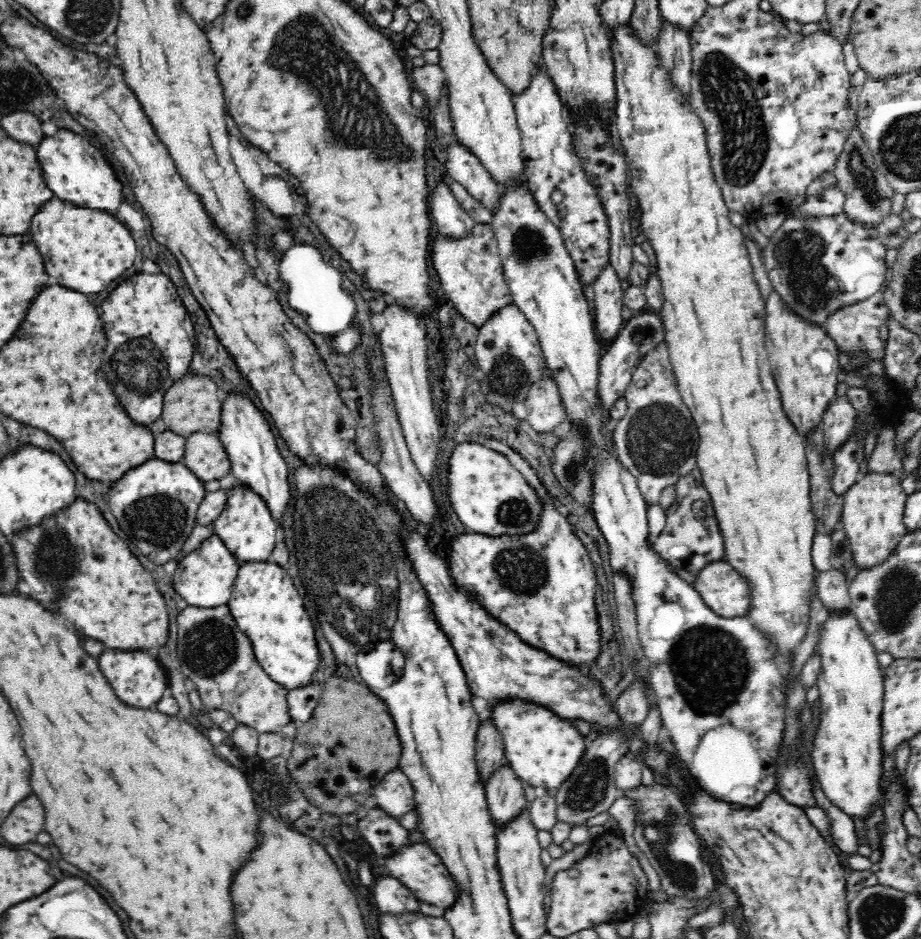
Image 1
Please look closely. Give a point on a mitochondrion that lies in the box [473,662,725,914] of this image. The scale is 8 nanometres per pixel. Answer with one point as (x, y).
(661, 819)

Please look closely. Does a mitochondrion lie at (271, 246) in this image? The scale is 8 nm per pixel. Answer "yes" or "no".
no

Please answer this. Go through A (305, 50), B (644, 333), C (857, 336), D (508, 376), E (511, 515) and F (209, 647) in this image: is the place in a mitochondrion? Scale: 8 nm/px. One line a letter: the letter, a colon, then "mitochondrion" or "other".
A: mitochondrion
B: mitochondrion
C: other
D: mitochondrion
E: mitochondrion
F: mitochondrion

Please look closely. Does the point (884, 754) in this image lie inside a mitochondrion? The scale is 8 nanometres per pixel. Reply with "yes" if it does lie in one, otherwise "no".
no

